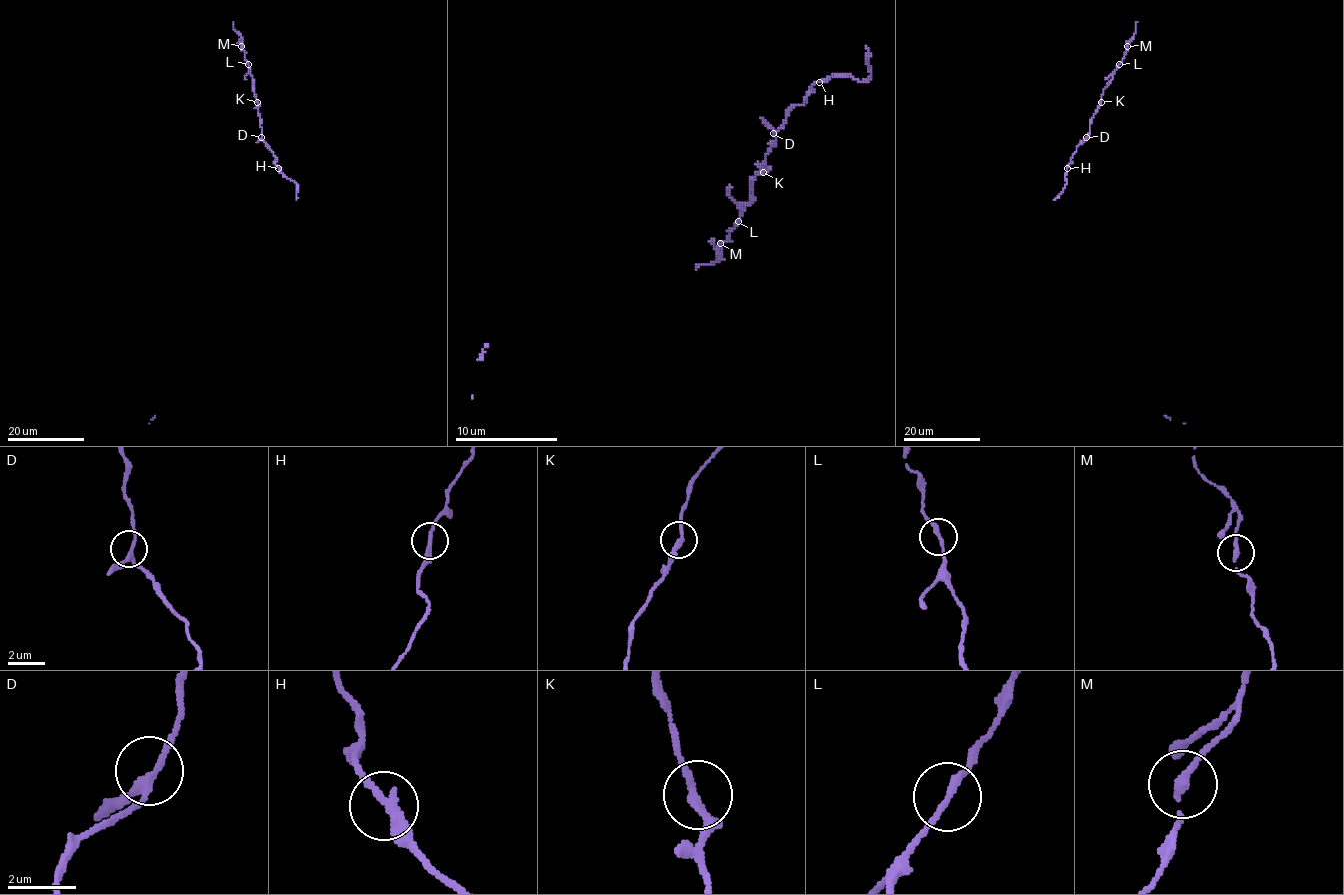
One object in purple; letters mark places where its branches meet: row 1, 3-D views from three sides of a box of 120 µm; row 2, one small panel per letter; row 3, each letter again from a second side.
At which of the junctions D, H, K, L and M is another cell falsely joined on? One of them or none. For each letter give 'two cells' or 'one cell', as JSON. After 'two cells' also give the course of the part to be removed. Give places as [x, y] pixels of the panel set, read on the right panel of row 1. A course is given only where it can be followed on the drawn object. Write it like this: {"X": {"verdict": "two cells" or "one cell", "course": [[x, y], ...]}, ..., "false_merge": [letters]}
{"D": {"verdict": "one cell"}, "H": {"verdict": "one cell"}, "K": {"verdict": "one cell"}, "L": {"verdict": "one cell"}, "M": {"verdict": "one cell"}, "false_merge": []}

